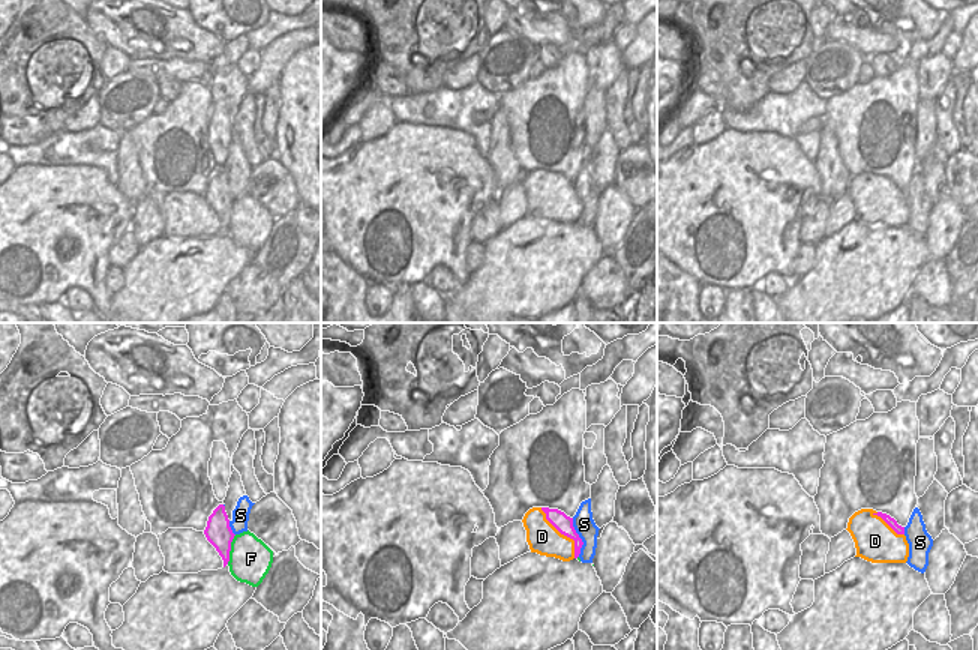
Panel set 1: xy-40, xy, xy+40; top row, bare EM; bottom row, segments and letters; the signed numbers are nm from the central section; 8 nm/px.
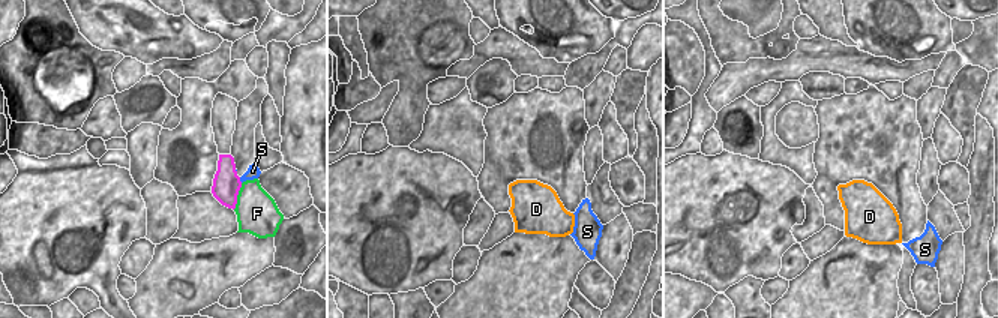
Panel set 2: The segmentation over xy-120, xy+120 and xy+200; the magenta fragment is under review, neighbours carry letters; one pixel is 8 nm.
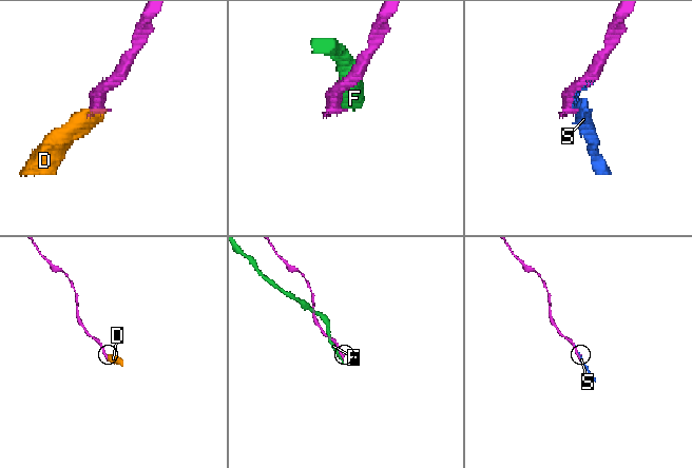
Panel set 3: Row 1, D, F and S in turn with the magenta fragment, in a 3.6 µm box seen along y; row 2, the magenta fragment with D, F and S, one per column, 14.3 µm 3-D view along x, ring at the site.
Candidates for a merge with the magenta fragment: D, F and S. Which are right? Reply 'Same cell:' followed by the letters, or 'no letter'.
Same cell: S

